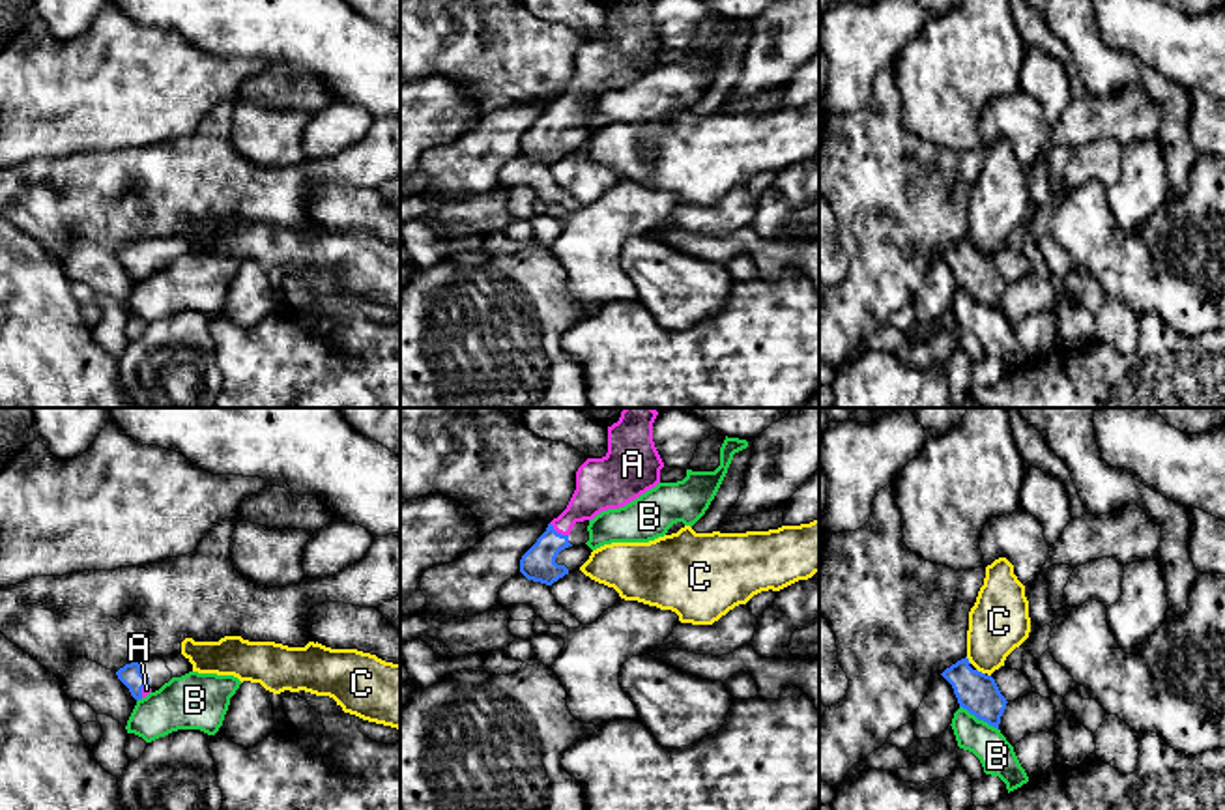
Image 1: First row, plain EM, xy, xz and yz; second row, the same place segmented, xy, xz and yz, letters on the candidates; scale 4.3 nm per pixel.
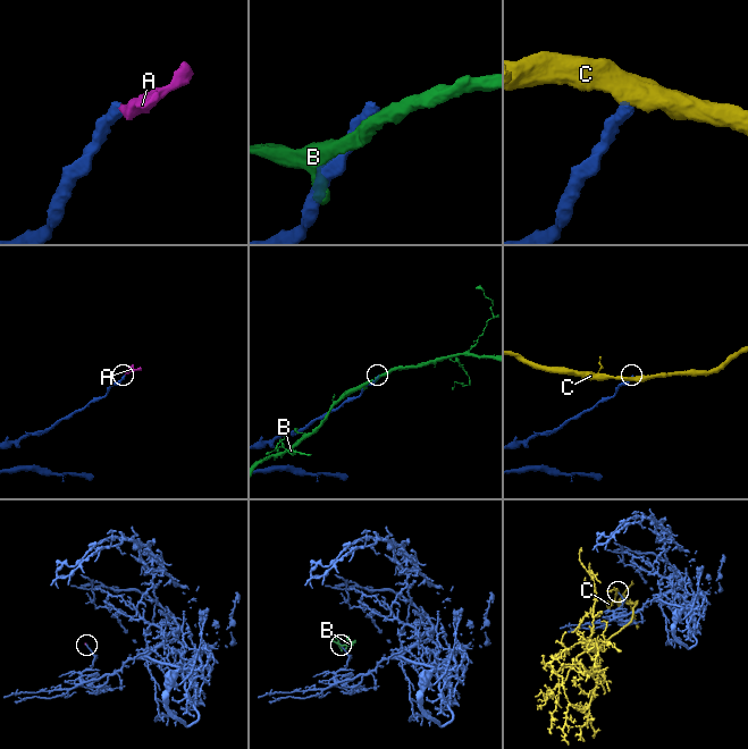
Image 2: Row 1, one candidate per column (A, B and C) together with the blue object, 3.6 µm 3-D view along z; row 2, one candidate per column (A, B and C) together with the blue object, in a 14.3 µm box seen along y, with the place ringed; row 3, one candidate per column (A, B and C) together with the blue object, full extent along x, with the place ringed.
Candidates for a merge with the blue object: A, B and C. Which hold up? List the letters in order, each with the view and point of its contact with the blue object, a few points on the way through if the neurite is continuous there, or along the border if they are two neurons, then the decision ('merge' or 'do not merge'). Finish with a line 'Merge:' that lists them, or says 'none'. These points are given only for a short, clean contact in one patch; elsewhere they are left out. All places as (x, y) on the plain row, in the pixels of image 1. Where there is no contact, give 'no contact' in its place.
A: contact xz (556, 113); way xz (537, 144), (556, 113), (597, 72); merge
B: contact yz (979, 300); do not merge
C: contact yz (980, 253); border yz (977, 249), (984, 255); do not merge
Merge: A

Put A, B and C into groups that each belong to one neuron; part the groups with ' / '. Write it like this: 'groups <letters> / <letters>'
groups A / B / C

